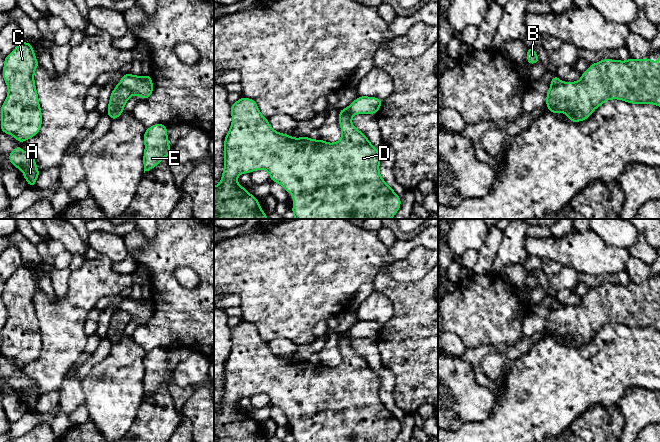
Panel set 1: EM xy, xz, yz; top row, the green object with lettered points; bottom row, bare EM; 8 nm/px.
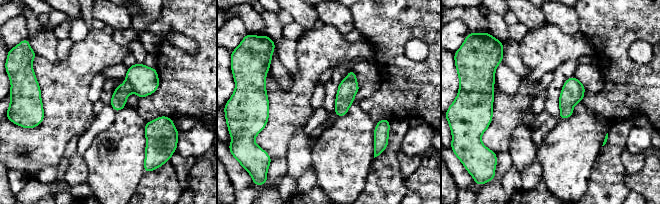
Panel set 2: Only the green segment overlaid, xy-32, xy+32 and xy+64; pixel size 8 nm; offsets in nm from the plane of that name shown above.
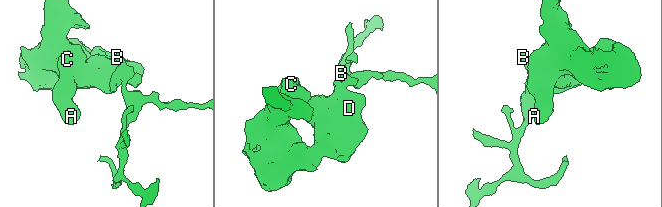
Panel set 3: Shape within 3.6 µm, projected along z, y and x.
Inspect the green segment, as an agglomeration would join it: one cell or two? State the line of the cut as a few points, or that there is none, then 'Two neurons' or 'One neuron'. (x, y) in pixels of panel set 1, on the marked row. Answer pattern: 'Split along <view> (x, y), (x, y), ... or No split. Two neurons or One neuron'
Split along xy (119, 83), (132, 93). Two neurons

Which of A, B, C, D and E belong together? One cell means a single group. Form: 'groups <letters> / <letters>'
groups A C D / B E

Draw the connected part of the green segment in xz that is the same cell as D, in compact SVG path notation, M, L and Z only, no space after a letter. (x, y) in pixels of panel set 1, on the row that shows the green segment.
M241 97L237 102L231 104L232 124L224 140L224 170L221 182L218 186L214 185L214 219L268 219L268 215L263 213L258 199L251 195L247 189L237 183L240 174L251 173L255 170L265 169L273 182L282 185L288 193L293 196L292 213L294 219L392 219L401 206L401 198L393 191L393 189L383 180L379 171L381 155L379 151L369 142L367 136L352 126L352 115L347 108L341 109L339 112L339 126L341 127L342 136L338 142L327 143L321 139L313 140L306 136L301 138L293 138L288 134L278 133L270 126L266 119L259 111L257 103L251 98Z

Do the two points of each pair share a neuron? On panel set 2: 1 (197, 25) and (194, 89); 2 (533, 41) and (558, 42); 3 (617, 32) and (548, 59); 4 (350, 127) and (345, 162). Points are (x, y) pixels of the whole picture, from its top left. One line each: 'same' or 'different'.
1: same
2: same
3: different
4: same

